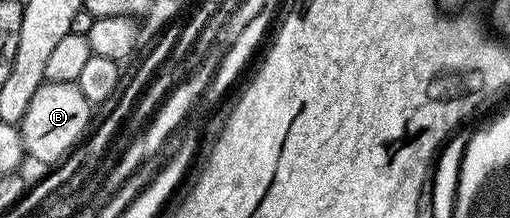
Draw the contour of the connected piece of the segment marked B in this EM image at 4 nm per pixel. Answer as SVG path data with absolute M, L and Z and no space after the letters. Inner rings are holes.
M79 83L41 84L34 98L30 98L30 106L18 125L25 153L42 164L50 164L48 166L59 163L67 153L77 147L76 139L84 131L83 136L89 131L88 119L91 118L92 112L94 112L93 105L89 104L82 94Z

